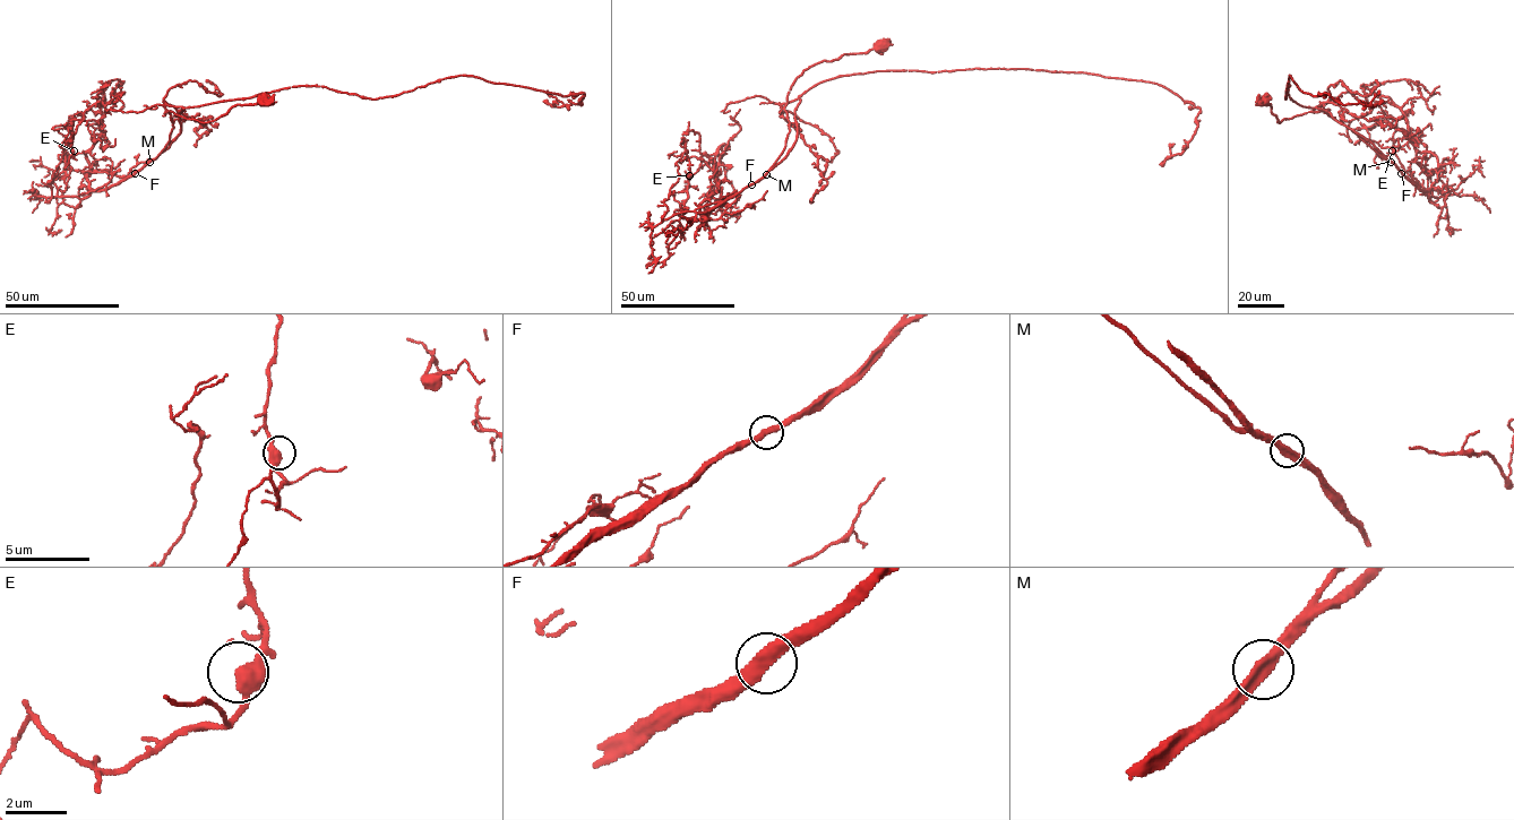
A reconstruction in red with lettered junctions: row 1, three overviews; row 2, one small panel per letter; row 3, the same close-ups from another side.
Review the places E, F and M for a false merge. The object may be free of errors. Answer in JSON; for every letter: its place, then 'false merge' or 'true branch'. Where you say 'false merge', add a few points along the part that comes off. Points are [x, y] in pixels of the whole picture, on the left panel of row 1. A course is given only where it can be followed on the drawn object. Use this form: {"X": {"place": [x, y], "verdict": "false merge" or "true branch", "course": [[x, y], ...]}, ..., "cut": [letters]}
{"E": {"place": [74, 150], "verdict": "true branch"}, "F": {"place": [135, 173], "verdict": "true branch"}, "M": {"place": [149, 162], "verdict": "true branch"}, "cut": []}

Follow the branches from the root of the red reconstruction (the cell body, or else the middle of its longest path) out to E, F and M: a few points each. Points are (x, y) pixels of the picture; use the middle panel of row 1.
E: (880, 46), (823, 60), (797, 77), (784, 108), (783, 153), (702, 221), (681, 217), (689, 175)
F: (880, 46), (823, 60), (797, 77), (784, 108), (790, 123), (784, 149), (770, 169), (751, 184)
M: (880, 46), (823, 60), (797, 77), (784, 108), (790, 123), (785, 146), (766, 174)

